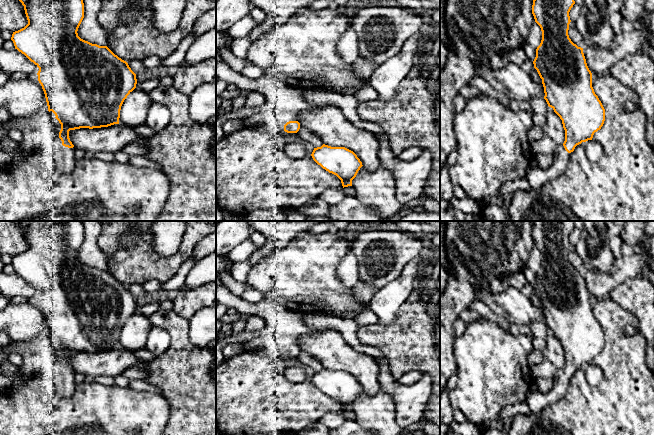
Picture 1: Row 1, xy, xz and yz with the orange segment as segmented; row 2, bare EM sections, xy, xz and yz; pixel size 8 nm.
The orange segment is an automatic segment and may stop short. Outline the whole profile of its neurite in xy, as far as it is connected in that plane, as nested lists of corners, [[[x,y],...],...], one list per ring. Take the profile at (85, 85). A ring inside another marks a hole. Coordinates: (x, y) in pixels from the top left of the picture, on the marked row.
[[[19,0],[24,6],[28,24],[13,32],[11,40],[15,49],[33,62],[39,71],[38,81],[45,94],[48,111],[55,114],[61,124],[59,138],[62,146],[55,152],[55,164],[58,173],[70,173],[74,169],[74,145],[70,141],[69,131],[80,128],[101,128],[119,124],[120,110],[124,100],[136,88],[136,74],[128,63],[115,55],[107,46],[99,46],[81,39],[78,28],[84,18],[83,0]]]

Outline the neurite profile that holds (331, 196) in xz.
[[[327,189],[324,191],[319,198],[329,205],[337,204],[345,198],[345,194],[340,189]]]

